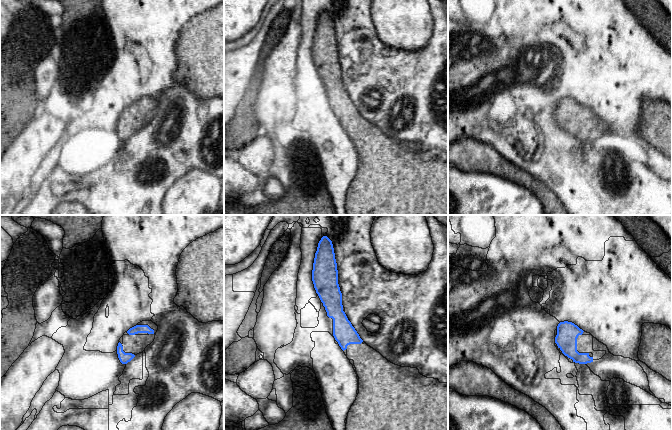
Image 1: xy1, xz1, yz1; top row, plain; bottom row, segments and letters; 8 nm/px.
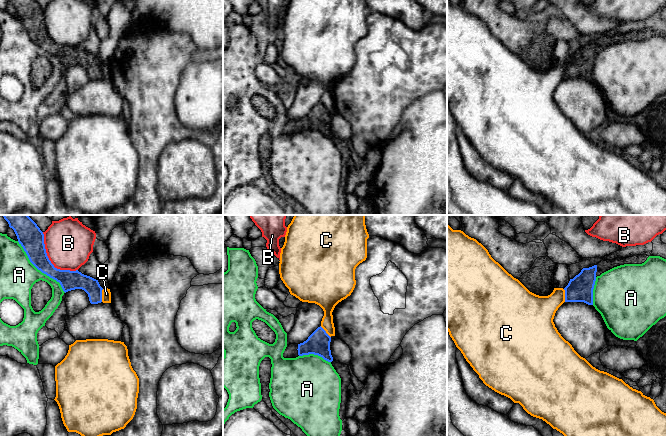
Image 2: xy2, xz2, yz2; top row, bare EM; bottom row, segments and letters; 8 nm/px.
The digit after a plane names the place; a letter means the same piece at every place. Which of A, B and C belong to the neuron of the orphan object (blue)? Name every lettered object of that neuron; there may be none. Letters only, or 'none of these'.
none of these

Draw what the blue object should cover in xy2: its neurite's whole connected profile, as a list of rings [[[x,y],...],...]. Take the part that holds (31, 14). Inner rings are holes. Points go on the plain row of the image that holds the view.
[[[9,0],[9,3],[14,6],[30,38],[42,49],[59,58],[65,69],[82,65],[88,70],[91,80],[102,78],[103,64],[97,55],[78,46],[60,46],[54,43],[46,29],[44,10],[37,0]]]

